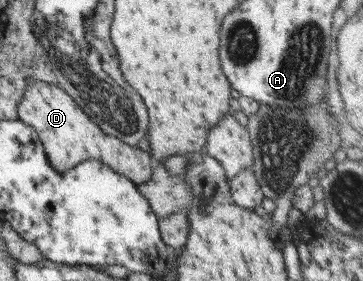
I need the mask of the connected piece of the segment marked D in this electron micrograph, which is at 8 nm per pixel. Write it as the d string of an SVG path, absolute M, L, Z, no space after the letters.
M41 81L30 82L16 111L18 120L33 127L49 165L56 171L63 172L81 161L97 159L135 185L149 182L155 163L150 154L103 133L59 87Z

